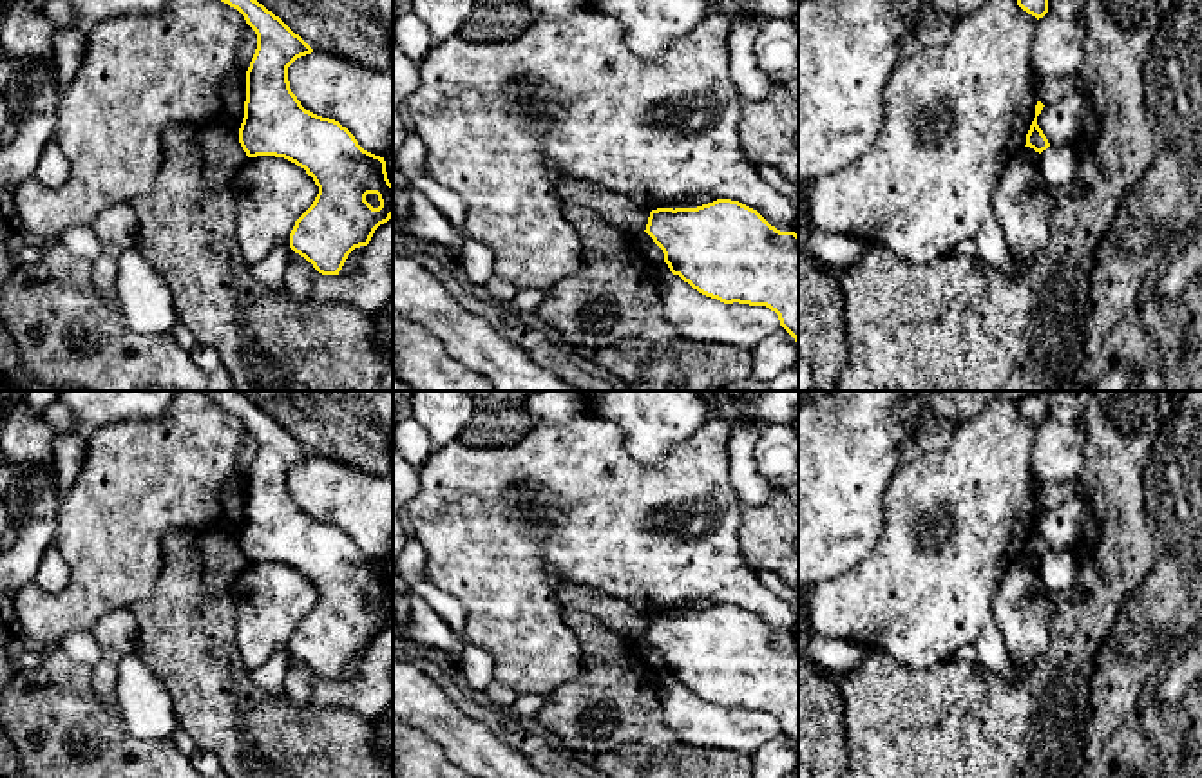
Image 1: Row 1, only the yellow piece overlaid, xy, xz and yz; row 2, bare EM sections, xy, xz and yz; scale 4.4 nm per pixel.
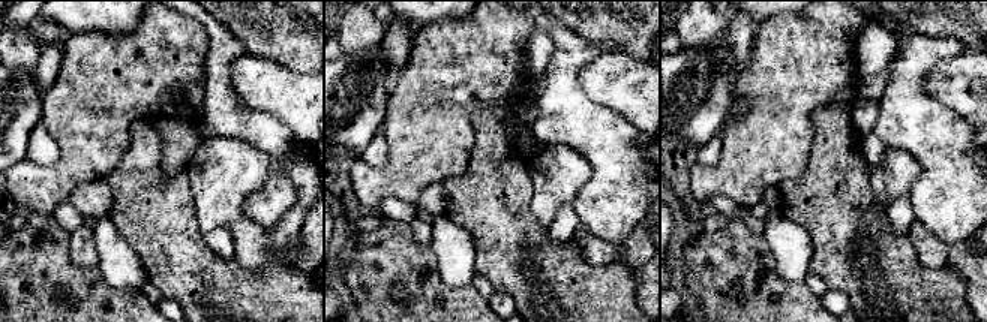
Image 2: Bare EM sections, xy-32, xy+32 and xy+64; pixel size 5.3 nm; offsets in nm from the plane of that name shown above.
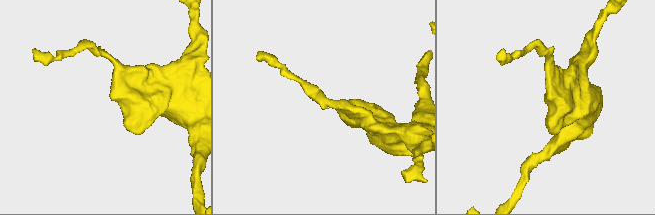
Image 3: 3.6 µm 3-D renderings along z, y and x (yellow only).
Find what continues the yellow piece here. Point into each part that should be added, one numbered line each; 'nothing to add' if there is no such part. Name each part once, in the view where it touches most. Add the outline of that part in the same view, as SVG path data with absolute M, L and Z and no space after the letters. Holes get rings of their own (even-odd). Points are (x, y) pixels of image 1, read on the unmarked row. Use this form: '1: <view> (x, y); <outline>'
nothing to add

